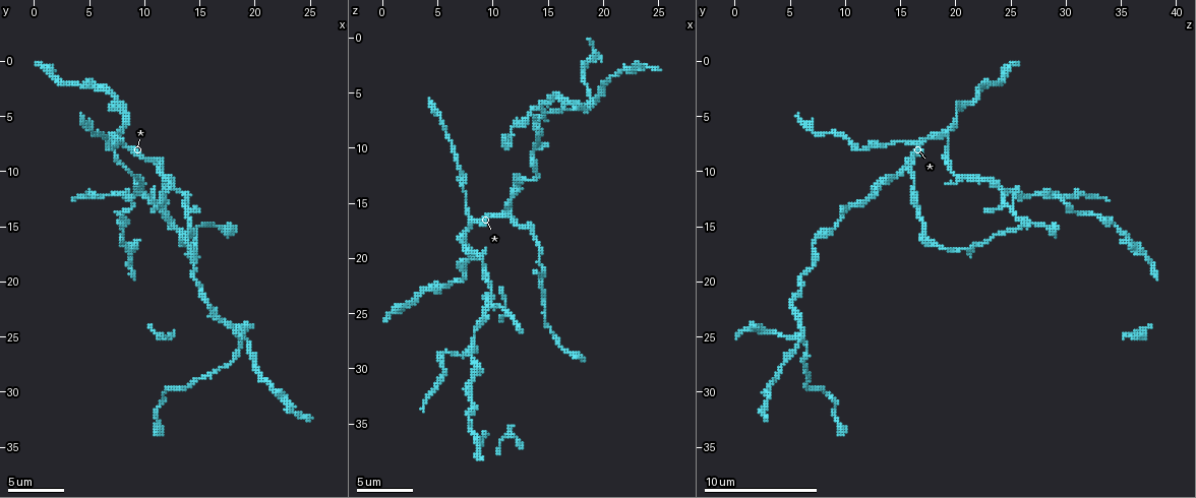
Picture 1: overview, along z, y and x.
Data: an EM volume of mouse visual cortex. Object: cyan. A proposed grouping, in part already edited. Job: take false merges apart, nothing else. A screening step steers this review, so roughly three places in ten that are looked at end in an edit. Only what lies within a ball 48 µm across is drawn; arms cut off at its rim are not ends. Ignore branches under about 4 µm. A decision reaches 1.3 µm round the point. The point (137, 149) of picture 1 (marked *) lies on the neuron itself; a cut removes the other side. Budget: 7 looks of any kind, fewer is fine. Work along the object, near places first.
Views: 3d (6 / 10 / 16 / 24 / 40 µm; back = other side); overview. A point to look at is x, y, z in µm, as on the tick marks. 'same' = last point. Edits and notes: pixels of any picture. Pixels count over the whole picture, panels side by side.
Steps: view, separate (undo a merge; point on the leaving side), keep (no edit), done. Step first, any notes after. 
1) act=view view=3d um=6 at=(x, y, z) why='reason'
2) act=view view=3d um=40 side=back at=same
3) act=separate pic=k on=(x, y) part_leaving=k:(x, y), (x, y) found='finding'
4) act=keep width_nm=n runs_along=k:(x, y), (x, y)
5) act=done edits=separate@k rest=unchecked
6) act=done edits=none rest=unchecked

act=view view=3d um=10 at=(10.0, 12.2, 24.2) why='three arms meet'

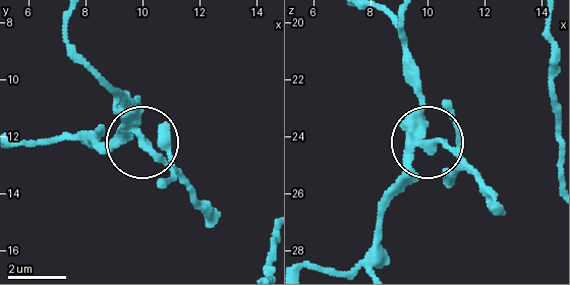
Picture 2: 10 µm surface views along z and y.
act=keep side_arm_um=5 arms=3 found='continuous, no second neuron'

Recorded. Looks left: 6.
act=view view=3d um=10 at=(7.8, 12.0, 28.8) why='a fork'

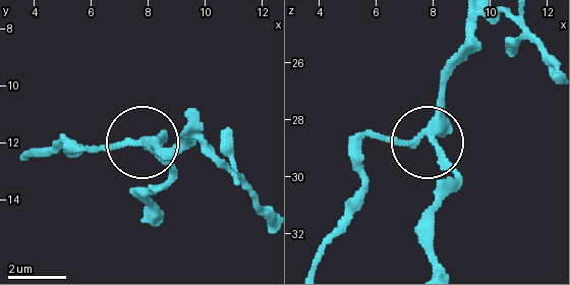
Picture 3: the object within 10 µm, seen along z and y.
act=view view=3d um=6 at=(7.9, 12.0, 28.7) why='closer look'

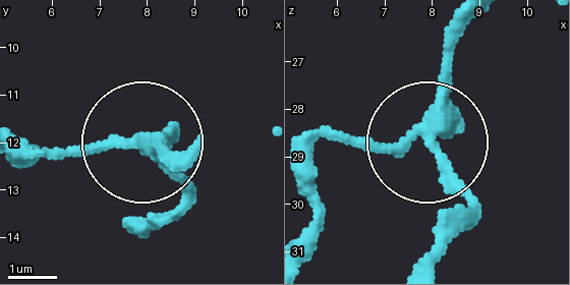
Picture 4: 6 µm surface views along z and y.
act=keep width_nm=290 runs_along=4:(463, 25), (435, 122), (386, 147), (301, 134) found='one neuron here'

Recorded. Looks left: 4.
act=view view=3d um=16 at=(19.0, 25.0, 6.0) why='four arms meet'

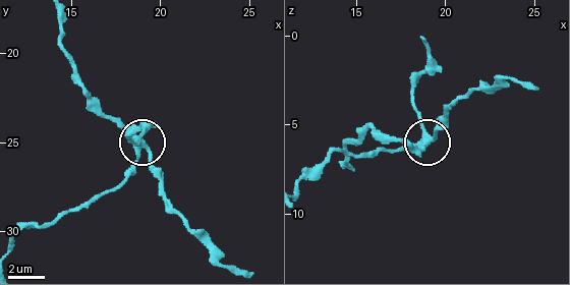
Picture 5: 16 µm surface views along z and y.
act=keep width_nm=340 found='one neuron here'

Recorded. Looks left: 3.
act=view view=3d um=6 at=(7.6, 6.8, 19.0) why='three arms meet'

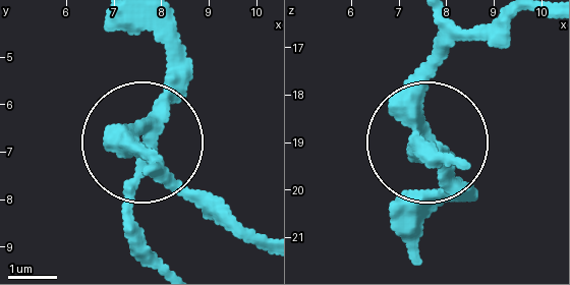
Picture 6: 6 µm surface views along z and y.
act=view view=3d um=6 side=back at=same why='from behind'

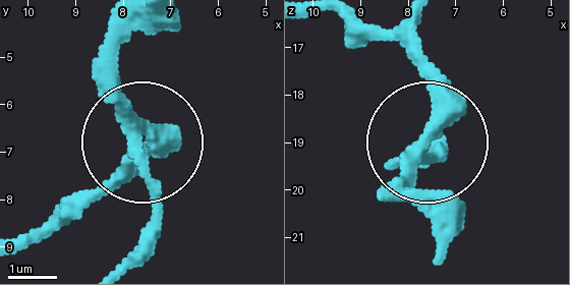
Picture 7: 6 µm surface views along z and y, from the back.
act=keep side_arm_um=14 found='continuous, no second neuron'

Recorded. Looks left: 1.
act=done edits=none rest=unchecked

